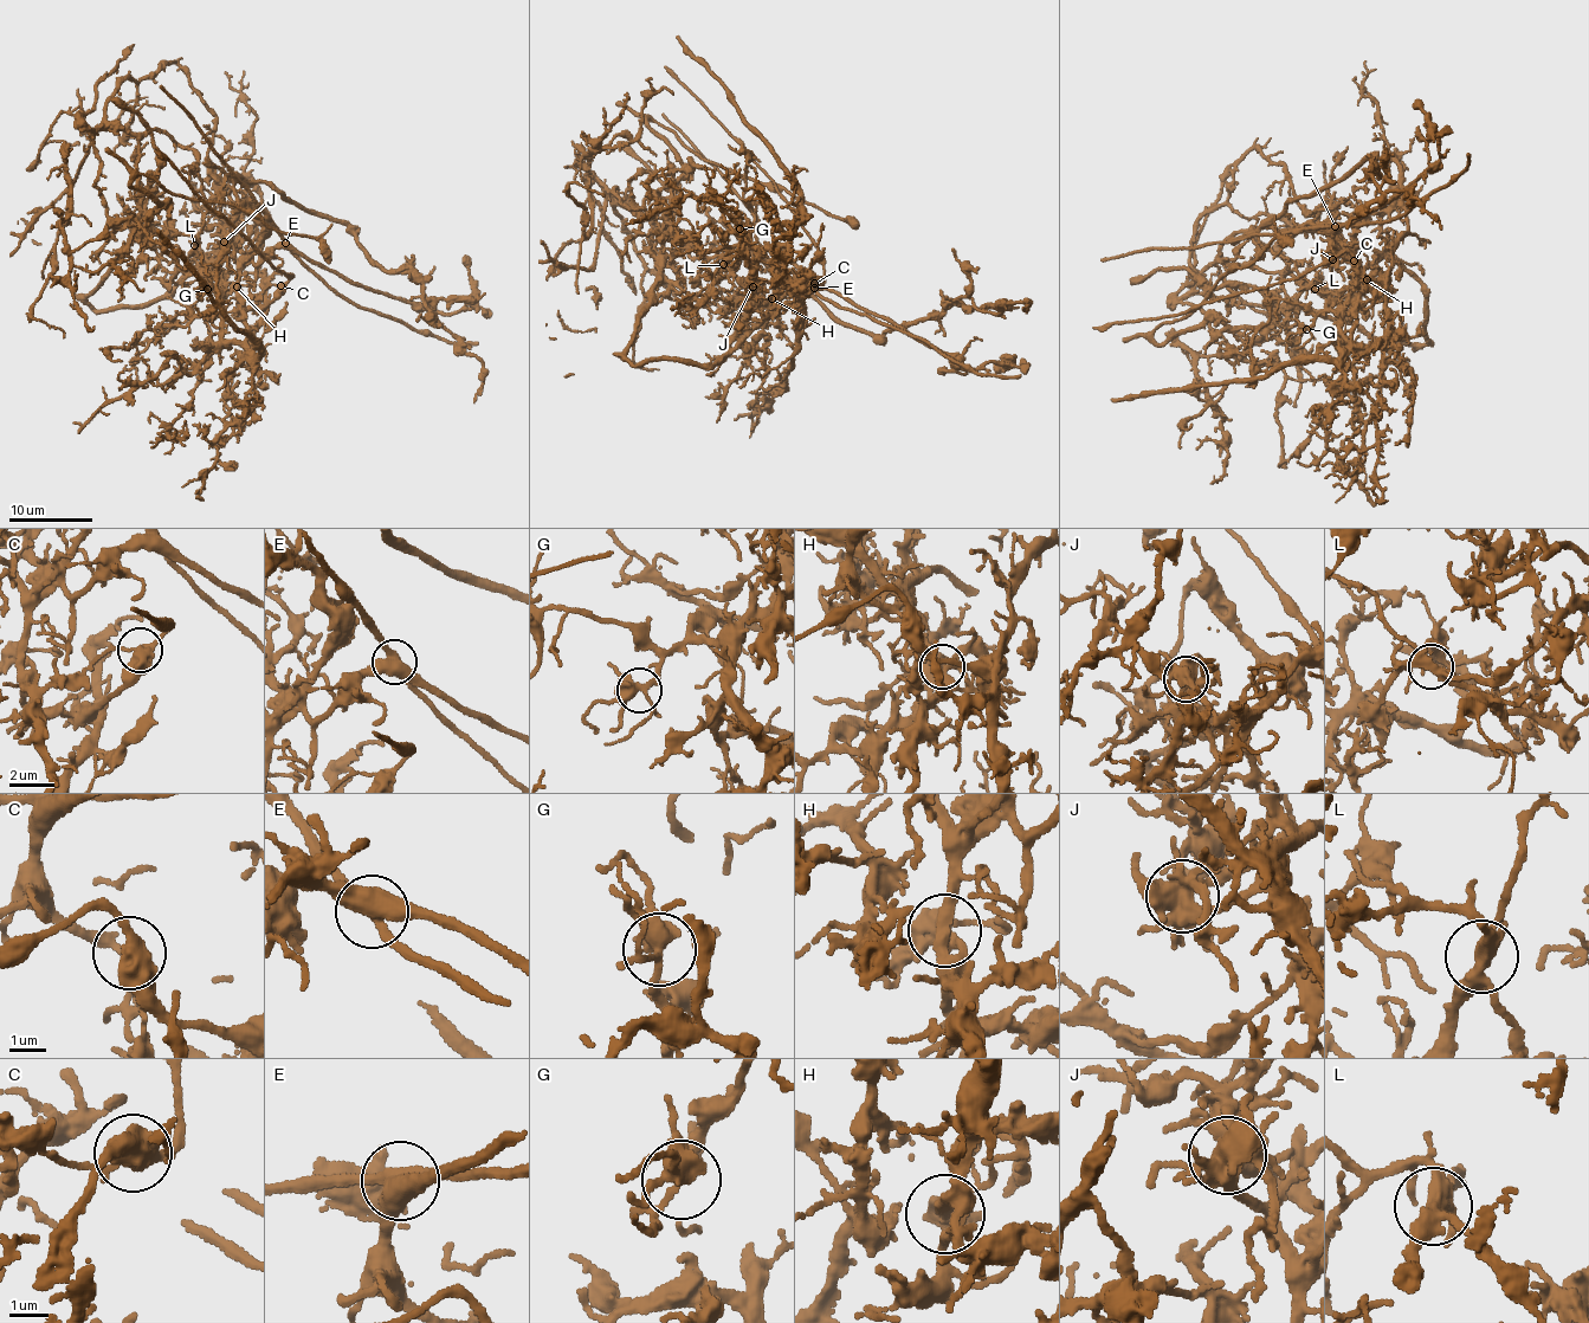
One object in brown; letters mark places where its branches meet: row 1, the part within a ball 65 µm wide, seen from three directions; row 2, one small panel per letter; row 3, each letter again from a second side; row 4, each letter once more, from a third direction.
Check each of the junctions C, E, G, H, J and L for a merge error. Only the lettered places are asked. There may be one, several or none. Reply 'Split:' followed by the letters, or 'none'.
Split: C, E, J, L

